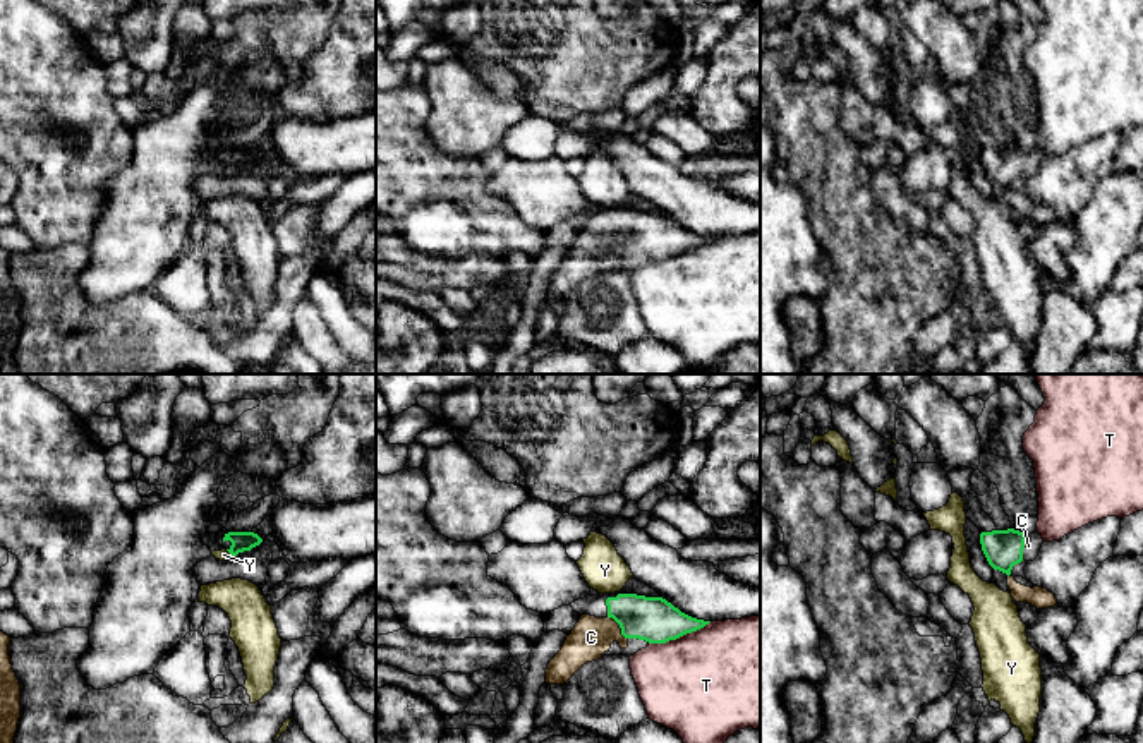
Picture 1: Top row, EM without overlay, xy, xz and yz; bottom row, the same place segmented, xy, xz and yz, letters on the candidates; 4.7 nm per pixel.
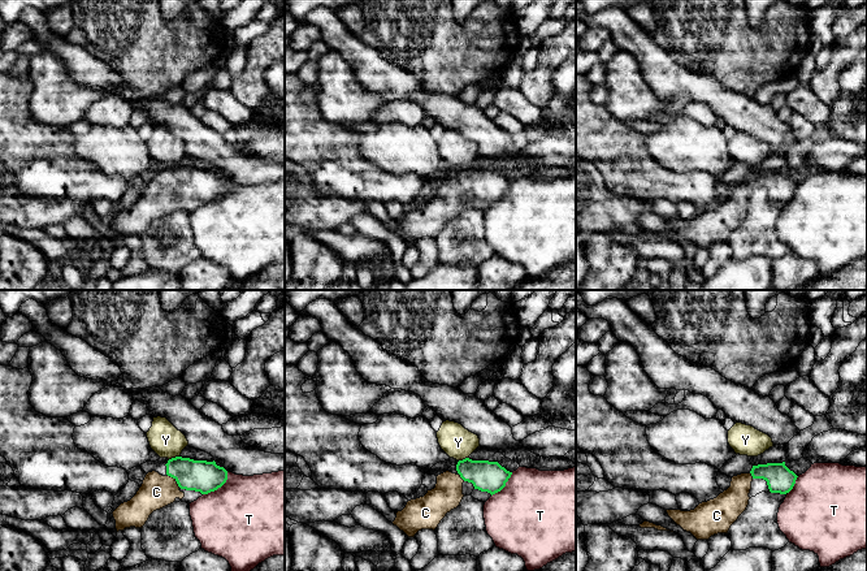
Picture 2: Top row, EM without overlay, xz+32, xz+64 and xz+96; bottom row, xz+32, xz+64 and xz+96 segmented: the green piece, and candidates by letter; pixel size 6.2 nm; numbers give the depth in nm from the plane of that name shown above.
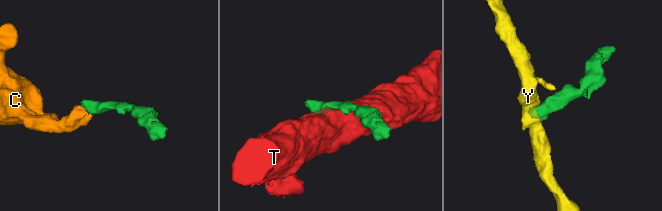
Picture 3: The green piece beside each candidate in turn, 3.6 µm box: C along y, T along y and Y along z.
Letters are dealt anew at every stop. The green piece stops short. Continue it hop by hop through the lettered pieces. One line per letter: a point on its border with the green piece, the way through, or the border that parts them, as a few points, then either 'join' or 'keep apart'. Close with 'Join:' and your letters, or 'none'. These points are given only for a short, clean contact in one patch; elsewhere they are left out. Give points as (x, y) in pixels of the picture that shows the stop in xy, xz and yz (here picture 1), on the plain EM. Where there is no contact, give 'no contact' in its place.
C: contact xz (620, 242); way xz (654, 235), (627, 235), (620, 242), (591, 253); join
T: contact xz (680, 251); keep apart
Y: contact xy (229, 167); border xy (225, 165), (230, 172); keep apart
Join: C

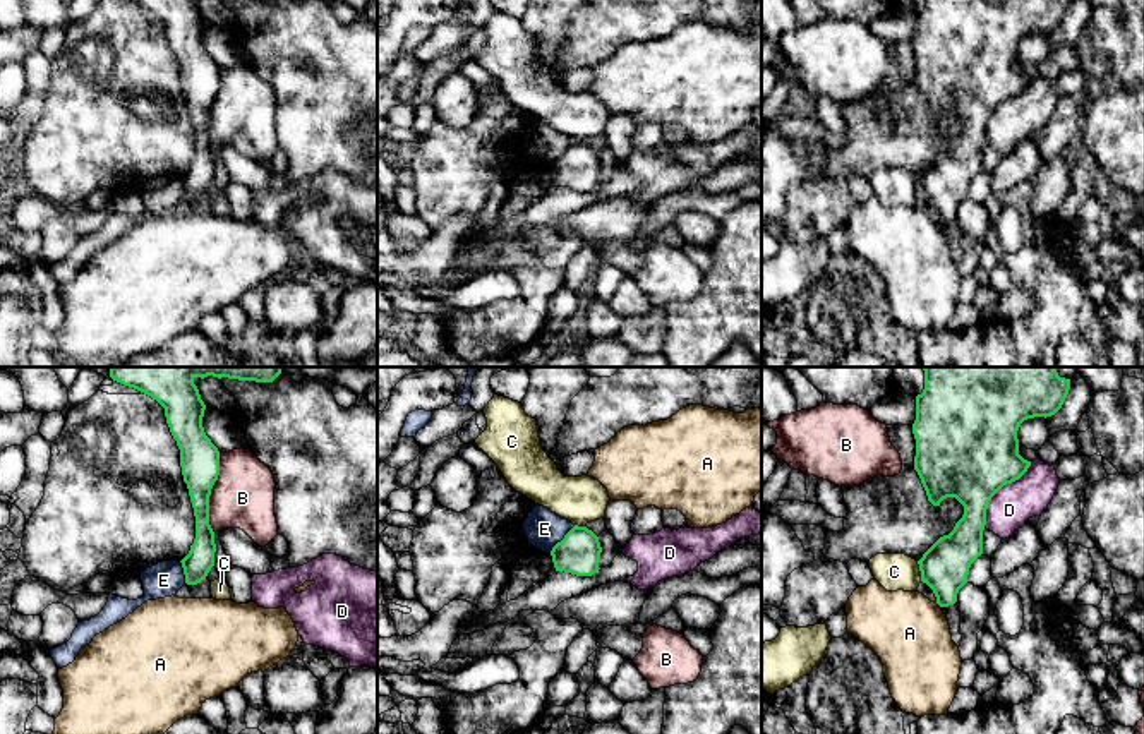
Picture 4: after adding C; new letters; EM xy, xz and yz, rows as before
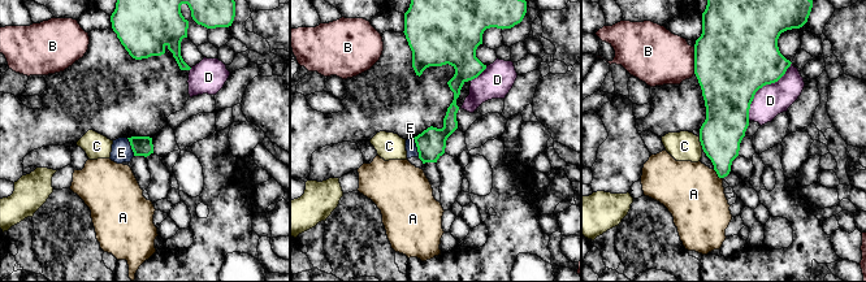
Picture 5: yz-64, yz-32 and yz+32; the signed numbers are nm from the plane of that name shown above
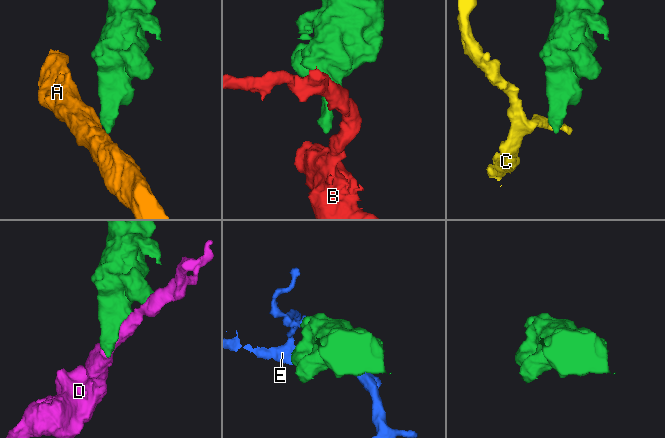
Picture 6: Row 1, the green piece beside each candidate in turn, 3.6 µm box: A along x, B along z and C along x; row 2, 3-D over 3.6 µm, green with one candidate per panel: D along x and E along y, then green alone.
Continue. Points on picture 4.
A: contact yz (939, 220); border yz (937, 218), (940, 223); keep apart
B: contact xy (210, 108); keep apart
C: contact xz (580, 143); border xz (575, 139), (584, 143); keep apart
D: contact yz (999, 105); keep apart
E: contact xz (563, 155); border xz (575, 141), (549, 168); keep apart
Join: none

